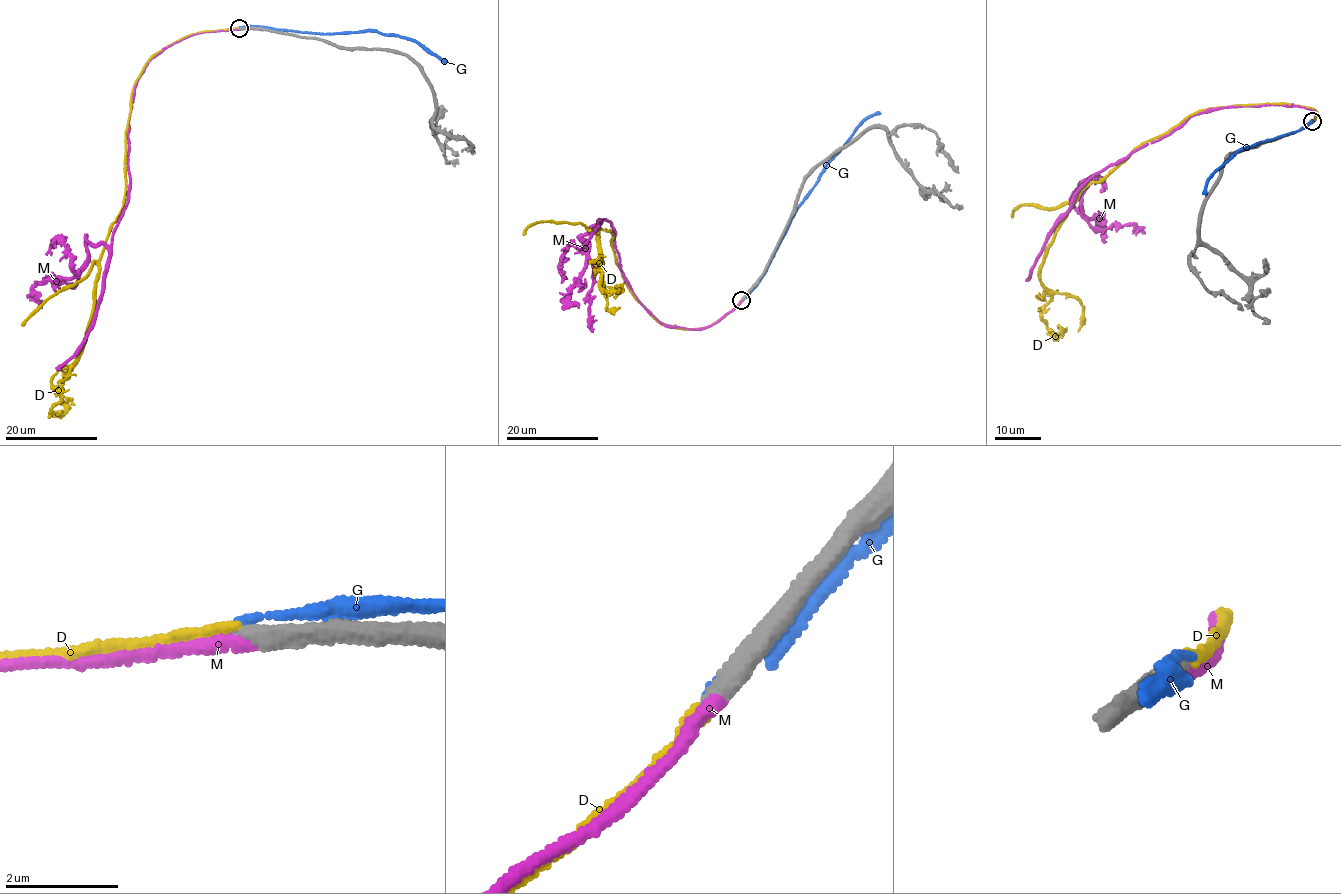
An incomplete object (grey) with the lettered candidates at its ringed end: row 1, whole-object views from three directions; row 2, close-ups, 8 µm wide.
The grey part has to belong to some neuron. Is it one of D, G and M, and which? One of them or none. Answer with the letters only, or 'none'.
M

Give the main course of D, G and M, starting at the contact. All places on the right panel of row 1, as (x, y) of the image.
D: (1312, 120), (1313, 108), (1282, 102), (1195, 112), (1087, 186), (1040, 271), (1051, 298), (1042, 319), (1056, 334)
G: (1311, 121), (1298, 131), (1239, 149), (1212, 172), (1205, 195)
M: (1311, 121), (1316, 112), (1290, 105), (1197, 114), (1113, 163), (1074, 195), (1028, 278)

